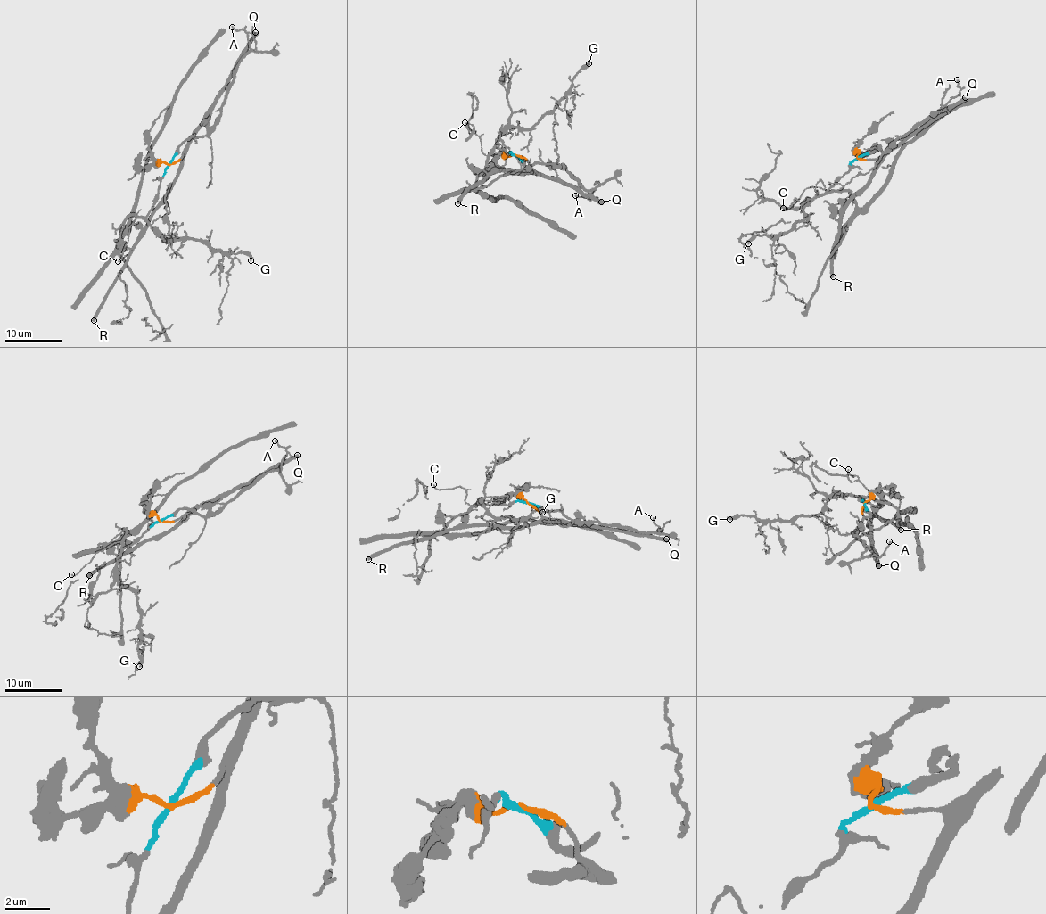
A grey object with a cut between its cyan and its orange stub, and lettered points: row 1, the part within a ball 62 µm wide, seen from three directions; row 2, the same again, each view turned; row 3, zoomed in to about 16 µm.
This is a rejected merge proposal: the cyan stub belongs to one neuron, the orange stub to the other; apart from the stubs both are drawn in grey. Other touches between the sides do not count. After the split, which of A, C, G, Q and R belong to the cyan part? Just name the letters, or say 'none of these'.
A, C, G

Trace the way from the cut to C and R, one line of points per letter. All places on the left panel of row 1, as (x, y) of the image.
C: (169, 164), (150, 211), (132, 221), (118, 261)
R: (169, 164), (176, 162), (182, 155), (181, 167), (172, 188), (152, 215), (94, 321)

